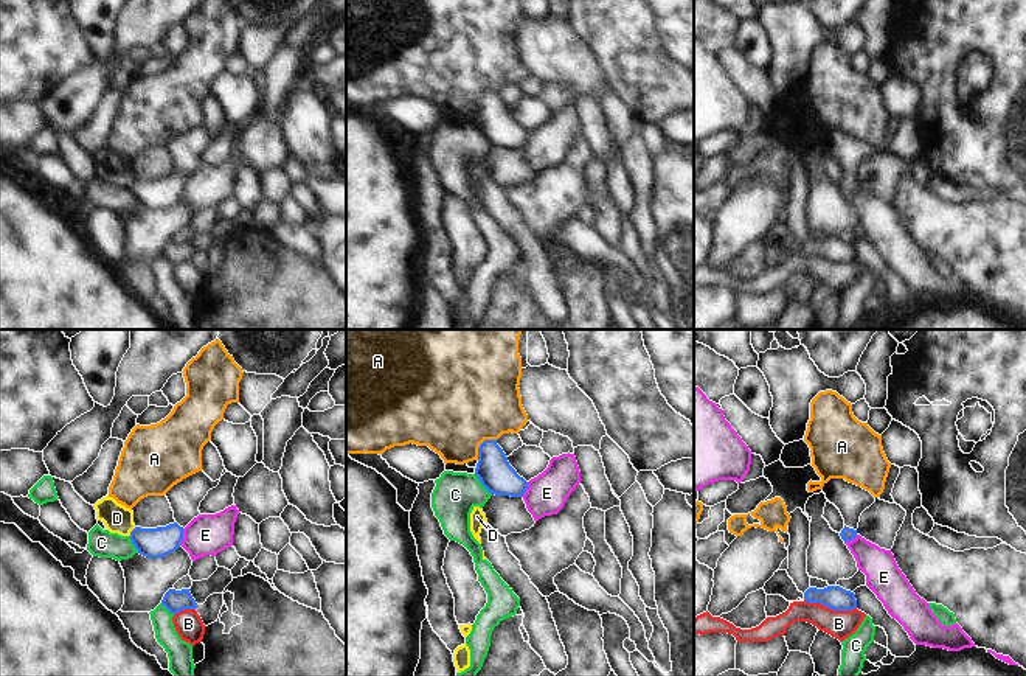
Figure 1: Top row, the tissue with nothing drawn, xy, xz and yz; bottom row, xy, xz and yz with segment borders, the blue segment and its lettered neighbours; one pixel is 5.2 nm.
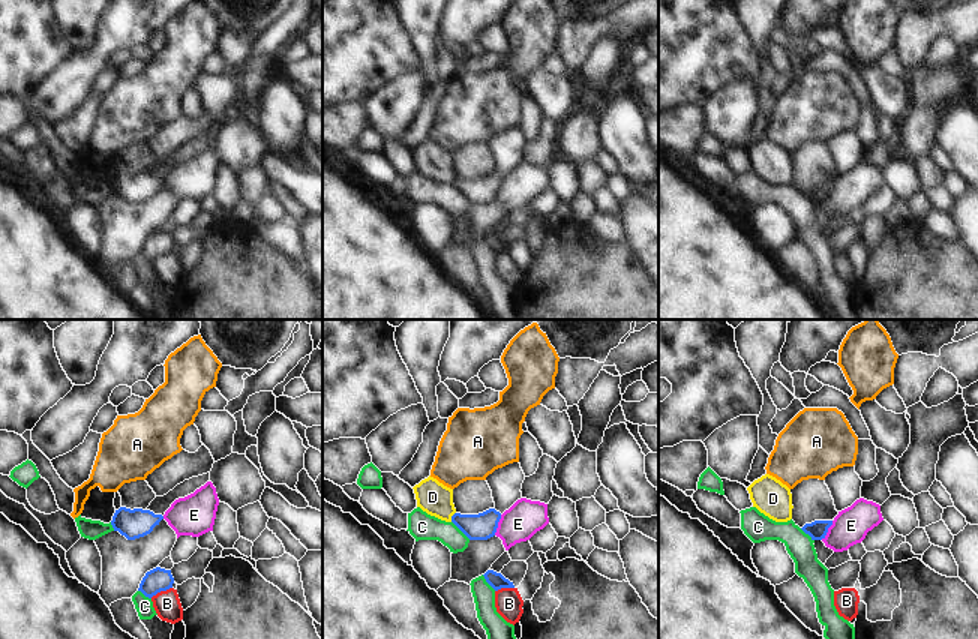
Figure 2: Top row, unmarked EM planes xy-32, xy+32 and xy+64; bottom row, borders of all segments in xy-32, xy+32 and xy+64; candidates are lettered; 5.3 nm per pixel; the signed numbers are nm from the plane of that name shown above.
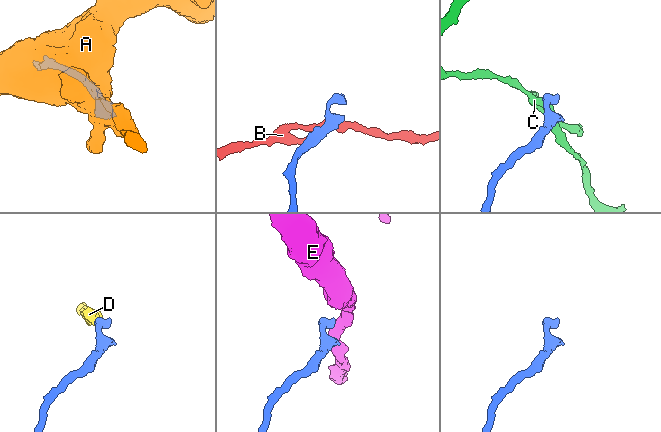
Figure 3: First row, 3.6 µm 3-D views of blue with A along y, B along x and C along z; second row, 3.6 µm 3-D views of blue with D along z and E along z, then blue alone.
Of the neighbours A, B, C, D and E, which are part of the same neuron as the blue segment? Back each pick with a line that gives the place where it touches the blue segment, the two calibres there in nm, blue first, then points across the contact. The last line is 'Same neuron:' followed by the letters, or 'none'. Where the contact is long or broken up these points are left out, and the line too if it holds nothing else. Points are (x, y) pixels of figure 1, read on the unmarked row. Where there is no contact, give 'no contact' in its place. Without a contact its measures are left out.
Same neuron: none

